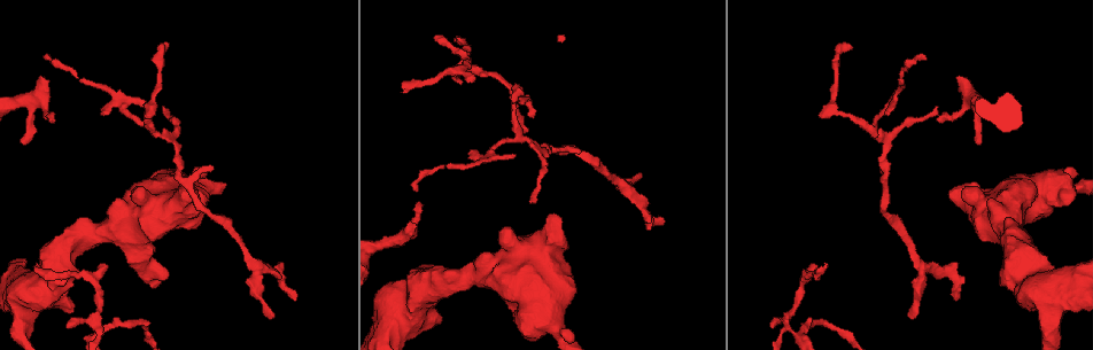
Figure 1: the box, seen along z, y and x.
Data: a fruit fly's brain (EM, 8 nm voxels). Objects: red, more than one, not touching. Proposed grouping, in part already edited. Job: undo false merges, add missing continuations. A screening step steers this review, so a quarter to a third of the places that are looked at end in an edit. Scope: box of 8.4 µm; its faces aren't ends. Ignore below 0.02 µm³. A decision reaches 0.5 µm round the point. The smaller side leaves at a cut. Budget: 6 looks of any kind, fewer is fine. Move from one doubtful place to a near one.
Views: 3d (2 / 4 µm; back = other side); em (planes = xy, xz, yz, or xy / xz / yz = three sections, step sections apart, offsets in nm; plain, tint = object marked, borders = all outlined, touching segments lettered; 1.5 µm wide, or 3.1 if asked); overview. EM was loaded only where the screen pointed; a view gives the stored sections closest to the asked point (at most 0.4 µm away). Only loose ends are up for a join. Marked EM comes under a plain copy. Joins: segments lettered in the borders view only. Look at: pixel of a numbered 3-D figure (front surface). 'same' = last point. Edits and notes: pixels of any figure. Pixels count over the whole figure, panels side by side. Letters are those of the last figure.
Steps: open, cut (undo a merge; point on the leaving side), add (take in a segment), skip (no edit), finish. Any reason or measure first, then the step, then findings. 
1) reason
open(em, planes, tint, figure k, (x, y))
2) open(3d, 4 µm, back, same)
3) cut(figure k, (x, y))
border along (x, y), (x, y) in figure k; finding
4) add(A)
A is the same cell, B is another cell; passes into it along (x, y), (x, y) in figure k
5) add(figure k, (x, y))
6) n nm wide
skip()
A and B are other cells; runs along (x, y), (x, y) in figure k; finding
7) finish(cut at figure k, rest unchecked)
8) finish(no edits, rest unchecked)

open(em, planes, borders, figure 1, (579, 152))

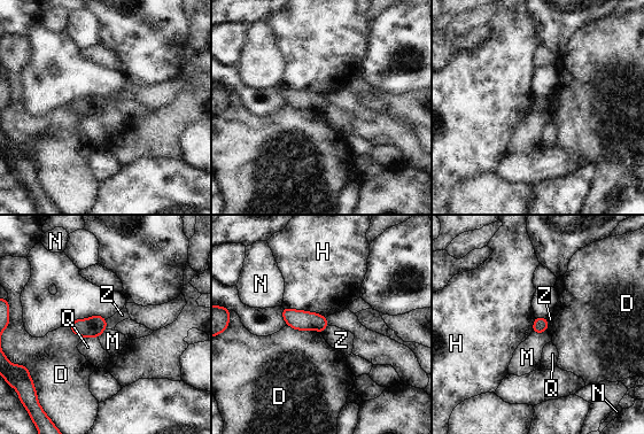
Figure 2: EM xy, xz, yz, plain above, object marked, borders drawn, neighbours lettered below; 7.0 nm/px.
skip()
D, H, M, N, Q and Z are other cells; border along (545, 318), (548, 323), (546, 330) in figure 2; no lettered segment goes on from it

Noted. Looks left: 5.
branch stops here
open(em, xz, step 4, borders, figure 1, (403, 92))

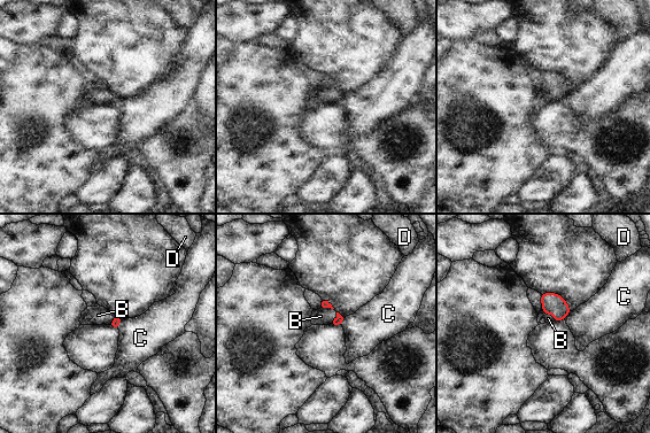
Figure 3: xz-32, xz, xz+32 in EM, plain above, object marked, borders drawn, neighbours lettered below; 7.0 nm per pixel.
B touches over 100 nm
add(B)
B is the same cell, C and D are other cells; the neuron continues

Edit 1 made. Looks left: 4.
branch stops here
open(em, xy, step 8, tint, figure 1, (409, 223))

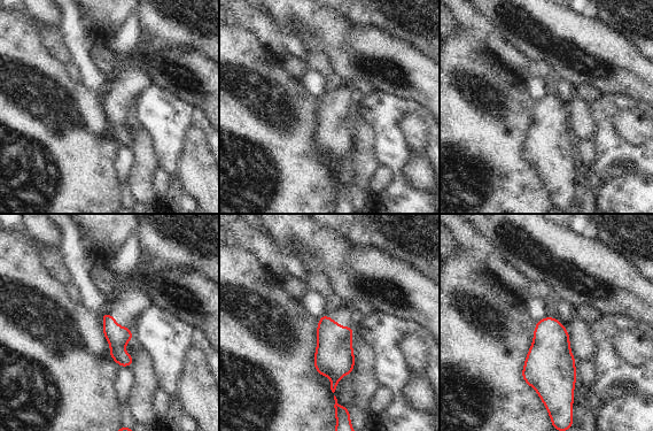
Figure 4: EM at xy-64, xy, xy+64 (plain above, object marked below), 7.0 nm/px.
open(em, planes, tint, same)

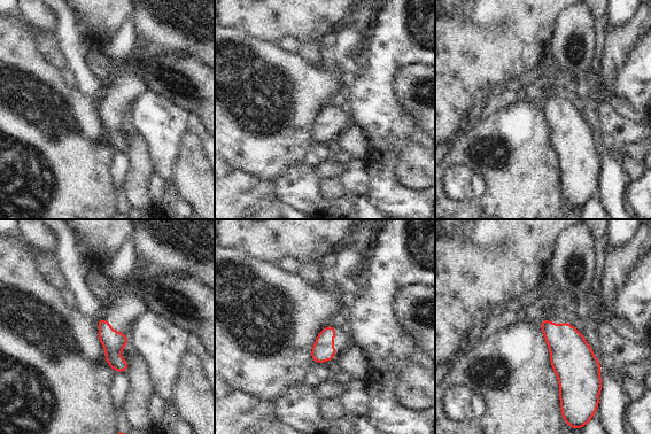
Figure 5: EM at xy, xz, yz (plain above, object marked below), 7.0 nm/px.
open(em, planes, borders, same)

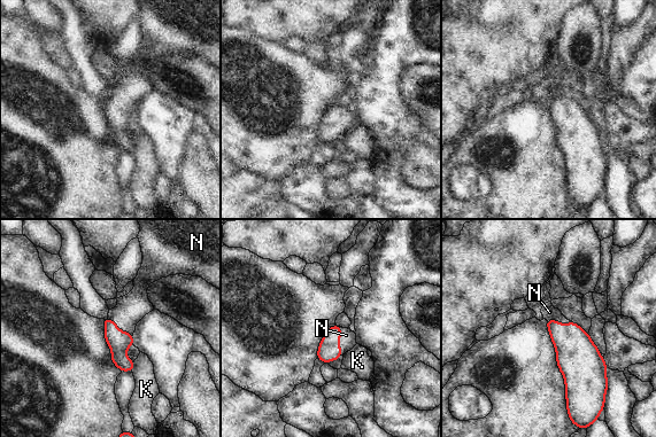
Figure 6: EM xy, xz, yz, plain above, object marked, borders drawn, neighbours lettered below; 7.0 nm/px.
150 nm wide
add(N)
N is the same cell, K is another cell; passes into it along (329, 350), (339, 341), (347, 337) in figure 6; it goes on there

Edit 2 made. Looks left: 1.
finish(add at figure 3, add at figure 6, rest unchecked)

